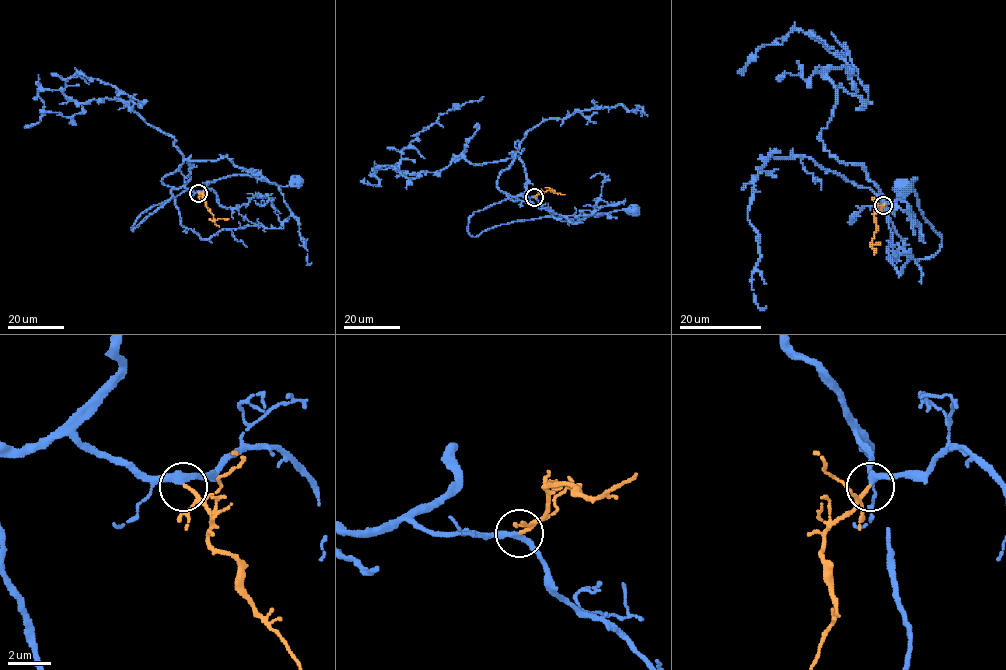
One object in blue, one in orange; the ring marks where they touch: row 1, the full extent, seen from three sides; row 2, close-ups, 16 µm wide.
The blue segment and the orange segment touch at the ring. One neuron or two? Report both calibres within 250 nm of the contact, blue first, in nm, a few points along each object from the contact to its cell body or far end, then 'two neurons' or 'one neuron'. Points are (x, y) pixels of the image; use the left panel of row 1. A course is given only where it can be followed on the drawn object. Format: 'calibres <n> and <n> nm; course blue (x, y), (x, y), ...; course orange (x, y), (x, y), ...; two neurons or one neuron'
calibres 300 and 110 nm; course blue (198, 192), (173, 188), (171, 197), (132, 230), (146, 210), (202, 183), (242, 174), (281, 186), (296, 182); course orange (198, 193), (215, 220), (228, 218); one neuron

